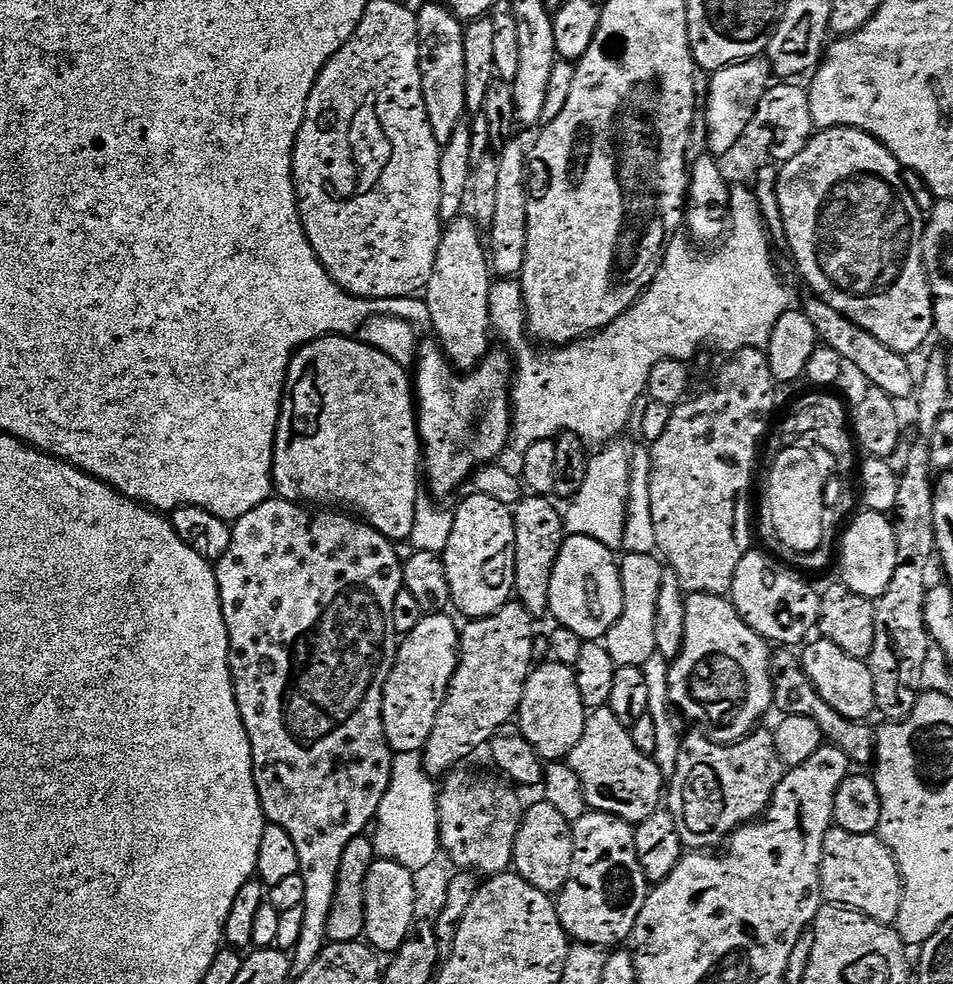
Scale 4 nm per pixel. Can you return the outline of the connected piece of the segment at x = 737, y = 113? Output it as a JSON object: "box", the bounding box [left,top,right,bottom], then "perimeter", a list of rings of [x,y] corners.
{"box":[708,59,774,158],"perimeter":[[[767,59],[743,60],[711,73],[708,84],[708,148],[711,155],[721,158],[743,136],[750,125],[759,103],[774,80],[771,64]]]}

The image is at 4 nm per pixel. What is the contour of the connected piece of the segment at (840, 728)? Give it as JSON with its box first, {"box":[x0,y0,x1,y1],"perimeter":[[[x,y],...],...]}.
{"box":[772,650,877,765],"perimeter":[[[776,650],[772,652],[773,705],[781,708],[784,716],[810,718],[810,722],[818,722],[818,730],[823,734],[825,741],[833,748],[841,748],[853,765],[871,765],[876,758],[877,729],[871,728],[871,723],[851,720],[838,714],[838,710],[834,710],[834,706],[830,706],[830,702],[826,702],[826,698],[818,694],[818,690],[812,685],[808,675],[804,673],[801,657],[797,653],[795,656],[792,652],[795,651]]]}

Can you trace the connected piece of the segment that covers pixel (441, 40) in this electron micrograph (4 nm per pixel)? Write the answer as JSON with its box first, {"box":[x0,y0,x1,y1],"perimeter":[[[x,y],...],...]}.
{"box":[418,4,468,146],"perimeter":[[[428,4],[419,9],[418,19],[424,101],[434,136],[443,146],[450,142],[456,128],[465,119],[464,111],[468,108],[468,44],[464,41],[465,25],[460,17],[451,8],[440,4]]]}

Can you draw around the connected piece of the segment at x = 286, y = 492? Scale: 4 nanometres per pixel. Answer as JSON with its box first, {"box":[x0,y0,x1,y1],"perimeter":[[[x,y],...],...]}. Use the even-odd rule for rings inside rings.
{"box":[270,336,422,542],"perimeter":[[[323,336],[320,340],[311,340],[309,344],[298,349],[288,367],[288,379],[284,381],[284,398],[280,401],[280,421],[276,427],[276,451],[270,456],[275,491],[283,499],[293,502],[317,500],[320,506],[331,505],[328,504],[331,500],[337,500],[338,503],[353,508],[353,510],[348,510],[355,513],[371,528],[377,528],[388,540],[393,542],[407,541],[414,530],[416,500],[422,493],[422,451],[417,432],[414,388],[410,383],[409,373],[404,372],[407,372],[405,365],[390,358],[382,350],[372,348],[368,344],[362,343],[360,339],[350,336]]]}

